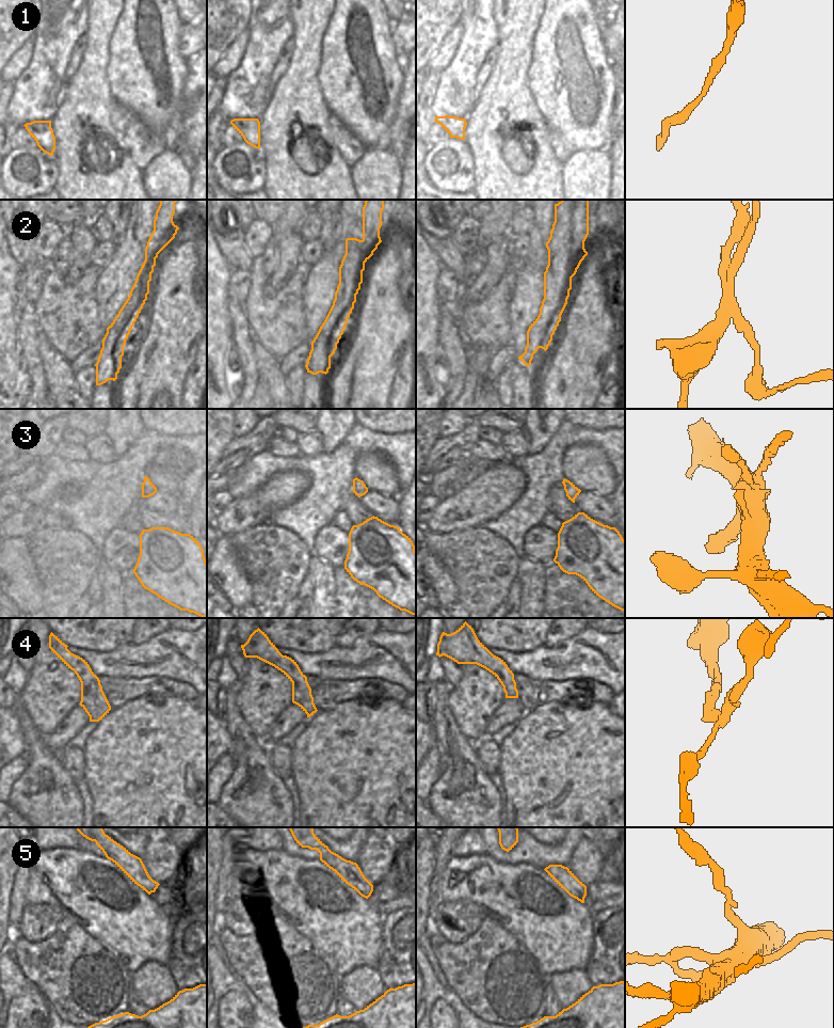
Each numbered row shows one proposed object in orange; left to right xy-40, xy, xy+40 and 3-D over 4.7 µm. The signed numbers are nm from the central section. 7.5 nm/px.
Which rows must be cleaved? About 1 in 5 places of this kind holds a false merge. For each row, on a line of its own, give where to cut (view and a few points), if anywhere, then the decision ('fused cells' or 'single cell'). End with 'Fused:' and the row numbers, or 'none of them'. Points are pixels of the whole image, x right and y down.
1: no cut | single cell
2: xy+40 (574, 200), (572, 253), (567, 263), (567, 272), (572, 277) | fused cells
3: no cut | single cell
4: no cut | single cell
5: xy+40 (576, 878), (565, 890) | fused cells
Fused: 2, 5

